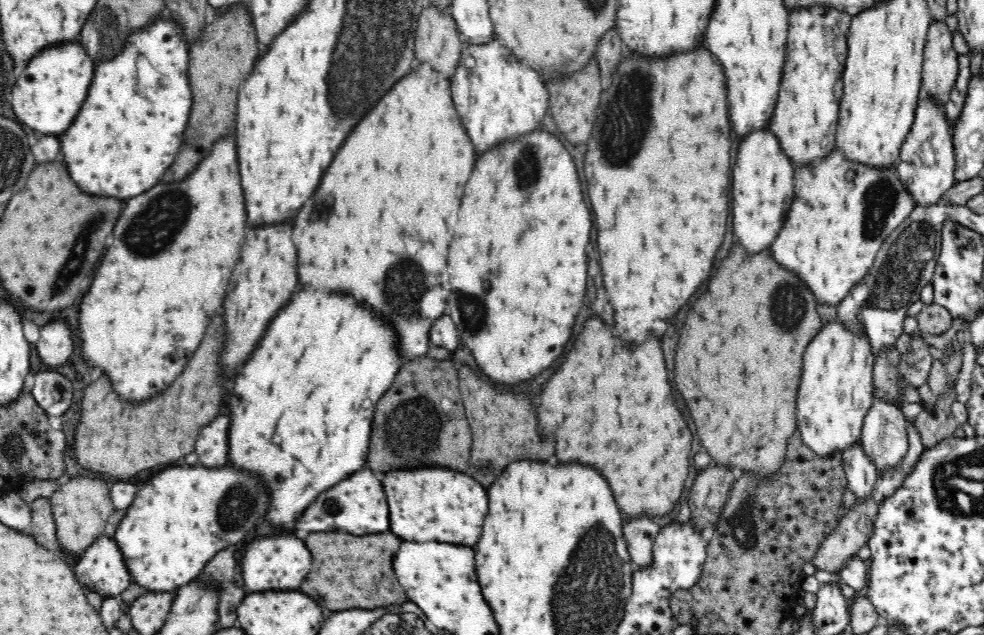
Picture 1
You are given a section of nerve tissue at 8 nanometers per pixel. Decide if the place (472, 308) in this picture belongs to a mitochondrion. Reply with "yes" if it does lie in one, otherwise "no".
yes

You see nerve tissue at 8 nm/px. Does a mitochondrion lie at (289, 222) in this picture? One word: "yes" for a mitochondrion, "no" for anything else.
no

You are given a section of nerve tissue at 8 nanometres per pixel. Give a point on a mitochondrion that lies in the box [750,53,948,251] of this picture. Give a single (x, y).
(880, 197)

